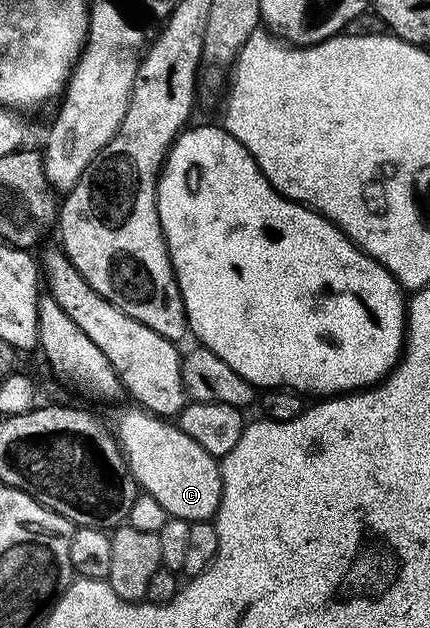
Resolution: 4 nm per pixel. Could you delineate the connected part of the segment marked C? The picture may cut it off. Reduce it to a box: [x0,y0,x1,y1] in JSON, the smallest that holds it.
[126,422,224,522]

